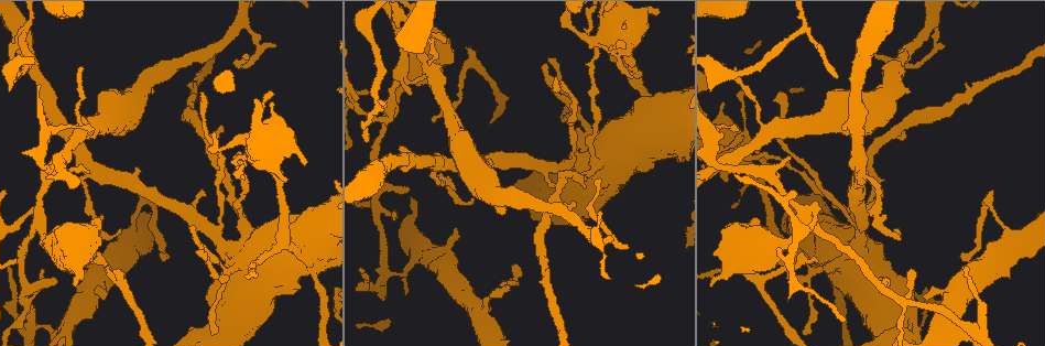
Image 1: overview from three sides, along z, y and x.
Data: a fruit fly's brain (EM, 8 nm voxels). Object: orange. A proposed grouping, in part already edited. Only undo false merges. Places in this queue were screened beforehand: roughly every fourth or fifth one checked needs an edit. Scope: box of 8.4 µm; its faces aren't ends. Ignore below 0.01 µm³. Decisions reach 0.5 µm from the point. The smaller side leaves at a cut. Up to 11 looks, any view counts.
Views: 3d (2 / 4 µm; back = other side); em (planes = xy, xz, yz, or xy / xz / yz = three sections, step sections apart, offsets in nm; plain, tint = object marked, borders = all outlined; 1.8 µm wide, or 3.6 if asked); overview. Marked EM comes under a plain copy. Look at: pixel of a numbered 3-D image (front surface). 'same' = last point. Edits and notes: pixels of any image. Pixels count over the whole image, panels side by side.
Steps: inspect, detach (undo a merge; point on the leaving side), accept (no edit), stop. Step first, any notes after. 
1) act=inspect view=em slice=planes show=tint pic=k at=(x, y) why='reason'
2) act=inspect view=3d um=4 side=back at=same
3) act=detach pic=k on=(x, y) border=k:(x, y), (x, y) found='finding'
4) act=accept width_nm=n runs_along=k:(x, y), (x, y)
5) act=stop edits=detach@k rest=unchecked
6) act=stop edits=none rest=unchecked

act=inspect view=3d um=2 pic=1 at=(930, 22) why='four arms meet'

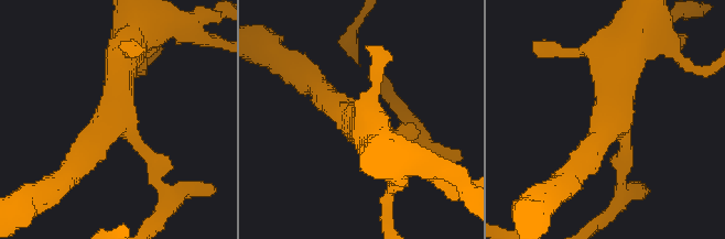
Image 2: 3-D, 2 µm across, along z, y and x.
act=inspect view=em slice=xy step=16 show=tint pic=2 at=(116, 124) arms=4 why='now the EM'

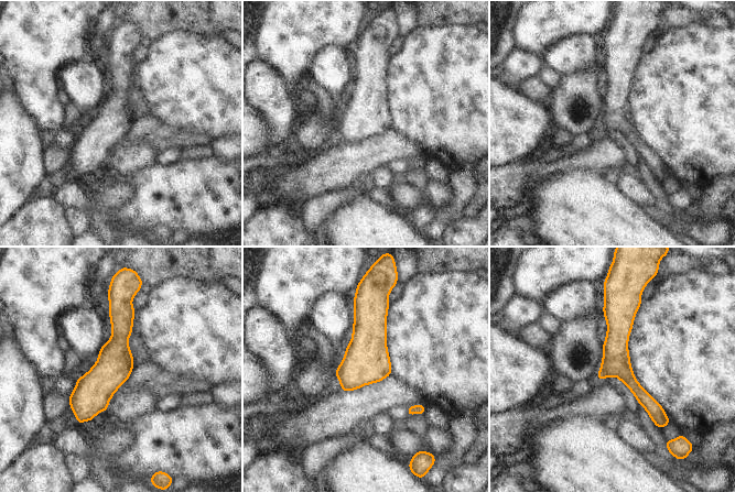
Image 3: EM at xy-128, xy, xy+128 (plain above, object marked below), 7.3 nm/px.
act=accept found='all the same neuron'

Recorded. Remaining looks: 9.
act=inspect view=3d um=2 pic=1 at=(991, 198)

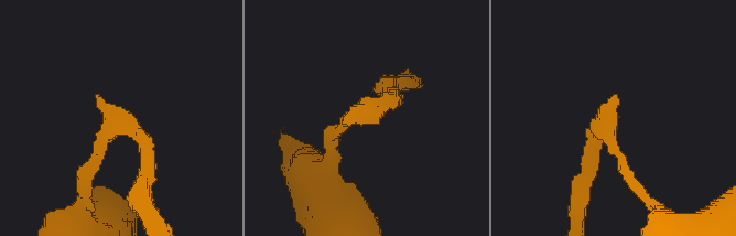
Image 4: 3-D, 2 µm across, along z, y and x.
act=inspect view=em um=3.6 slice=planes show=tint pic=4 at=(606, 123)

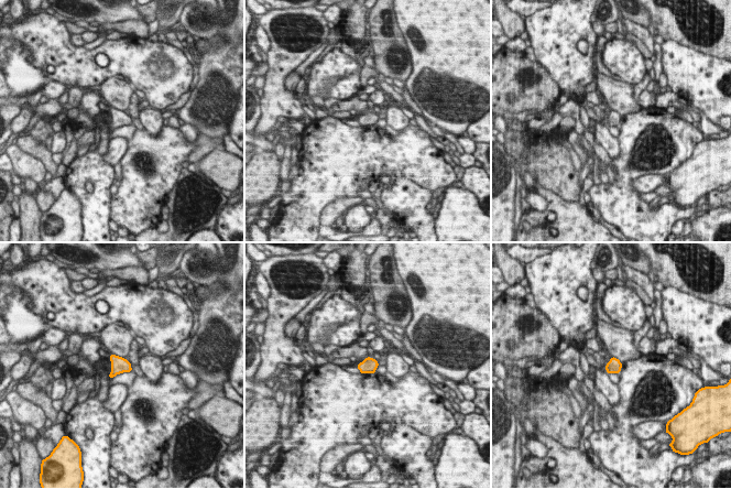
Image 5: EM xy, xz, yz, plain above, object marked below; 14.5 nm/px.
act=accept width_nm=200 found='one neuron here'

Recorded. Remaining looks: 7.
act=inspect view=3d um=2 pic=1 at=(379, 286)

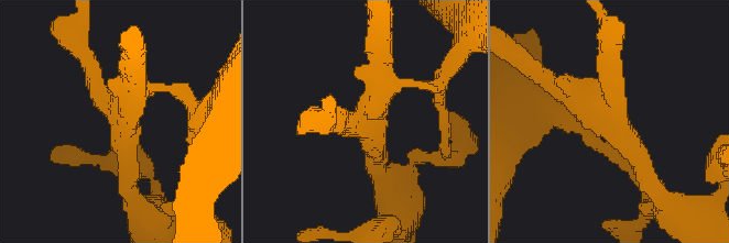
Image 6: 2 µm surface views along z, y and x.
act=inspect view=em slice=yz step=16 show=tint pic=6 at=(356, 114) why='need the tissue'

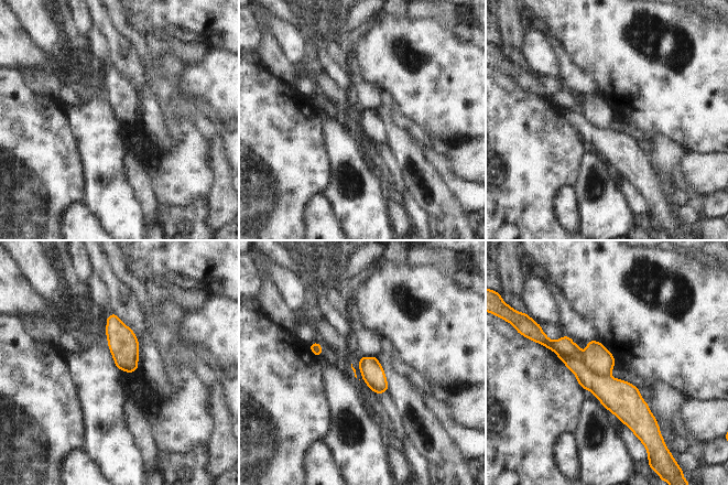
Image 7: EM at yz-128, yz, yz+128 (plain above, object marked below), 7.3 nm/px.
act=inspect view=em slice=planes show=borders at=same why='another direction'

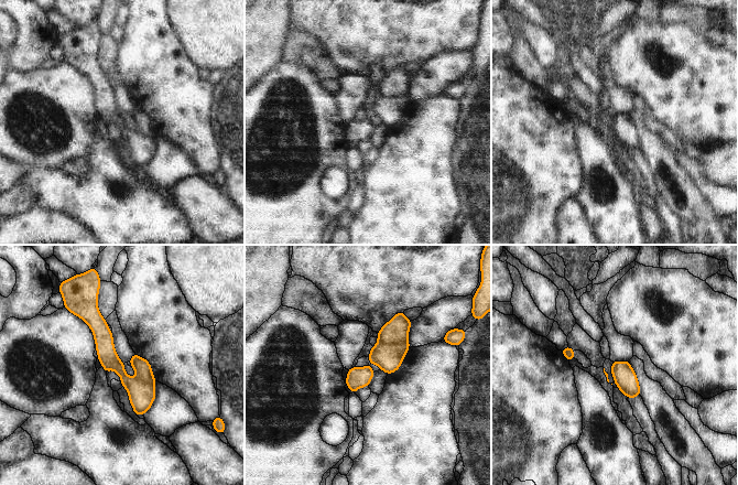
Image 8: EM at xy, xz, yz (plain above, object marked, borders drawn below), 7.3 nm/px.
act=detach pic=8 on=(397, 330) width_nm=140 part_leaving=8:(87, 312), (141, 395), (141, 411) found='two neurons meet here'

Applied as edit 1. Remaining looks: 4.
act=inspect view=overview why='see it whole again'

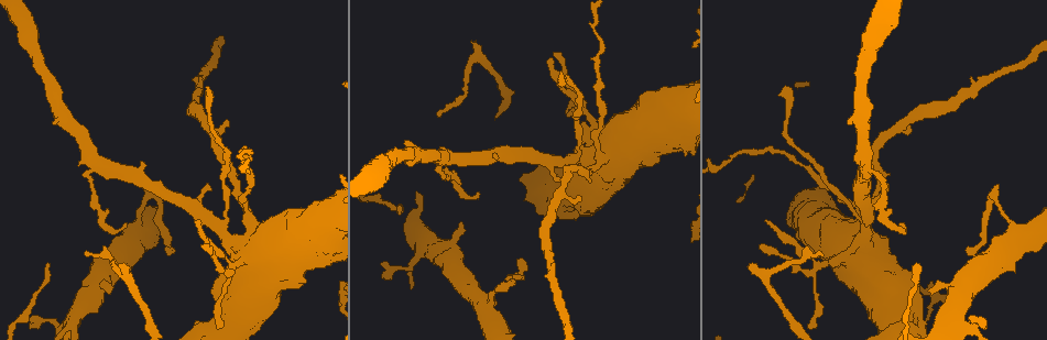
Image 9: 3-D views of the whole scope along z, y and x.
act=inspect view=em um=3.6 slice=planes show=borders pic=9 at=(600, 136) why='sudden change in width'

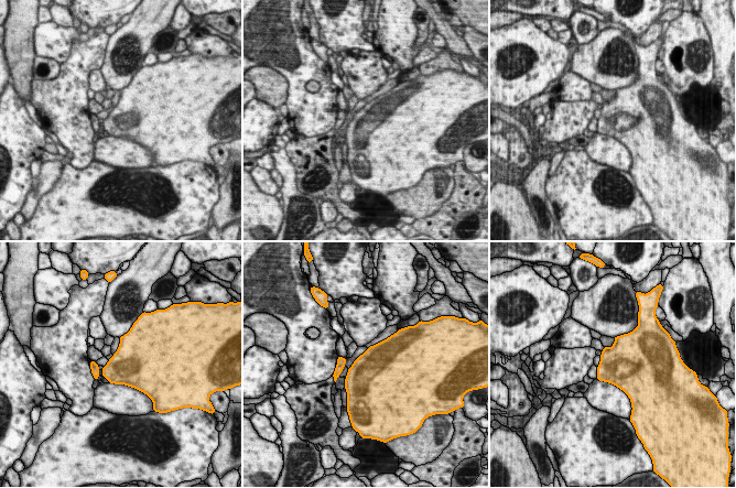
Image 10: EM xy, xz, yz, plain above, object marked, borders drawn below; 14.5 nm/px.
act=accept found='all the same neuron'

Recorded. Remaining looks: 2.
act=stop edits=detach@8 rest=unchecked

